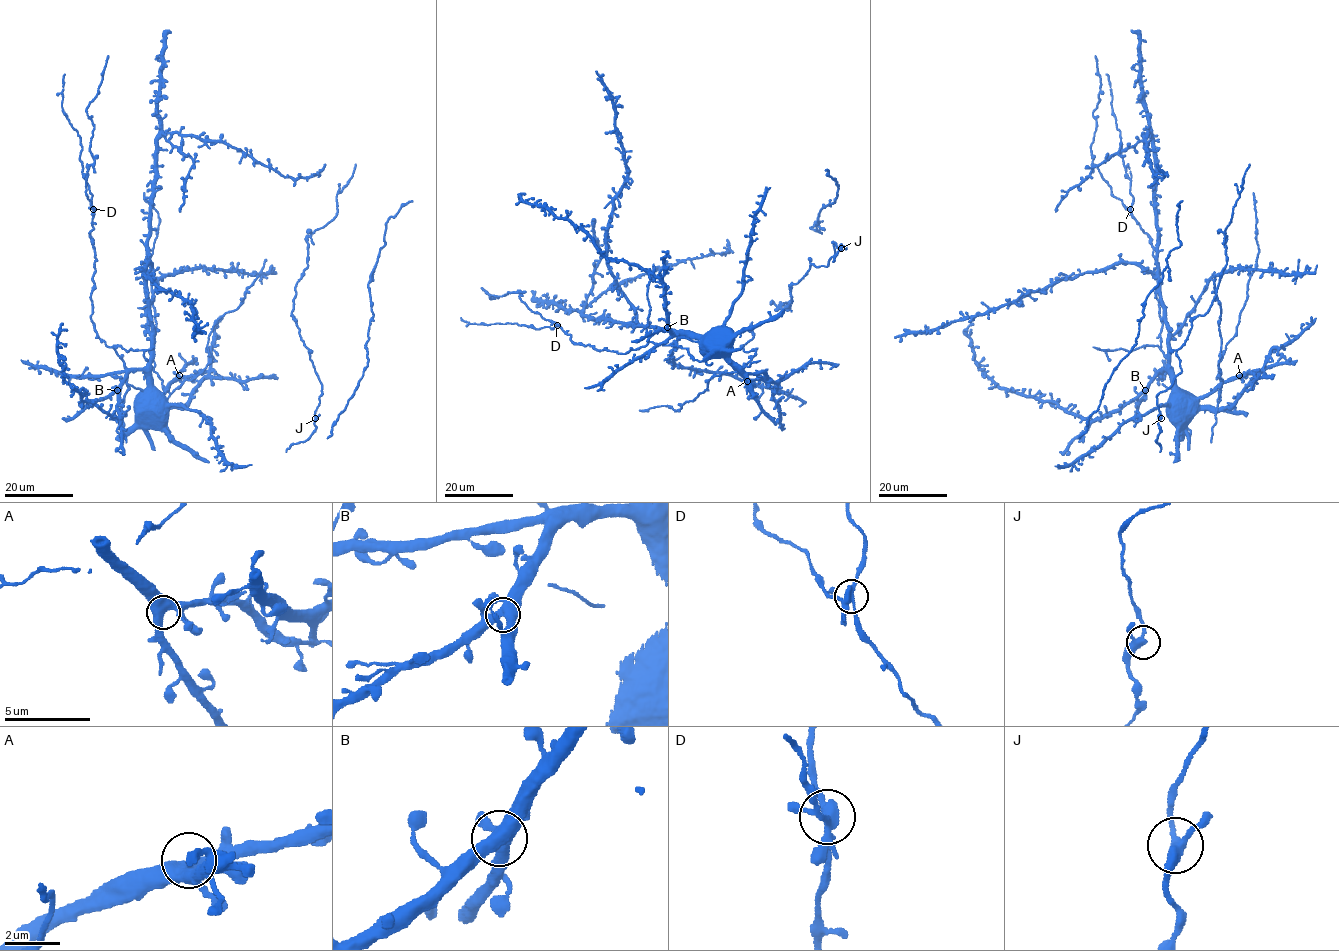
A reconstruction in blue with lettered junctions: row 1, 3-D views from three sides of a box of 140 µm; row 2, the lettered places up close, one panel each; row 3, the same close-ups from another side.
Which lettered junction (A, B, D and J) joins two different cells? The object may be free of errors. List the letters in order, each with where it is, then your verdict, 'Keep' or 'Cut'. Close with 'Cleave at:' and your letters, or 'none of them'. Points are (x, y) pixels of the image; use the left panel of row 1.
A: Place: (179, 375). Keep
B: Place: (117, 390). Keep
D: Place: (93, 209). Cut
J: Place: (315, 418). Keep
Cleave at: D

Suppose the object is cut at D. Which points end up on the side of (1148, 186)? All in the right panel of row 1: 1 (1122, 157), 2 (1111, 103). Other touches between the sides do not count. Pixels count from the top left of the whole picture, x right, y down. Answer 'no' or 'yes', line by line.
1: yes
2: yes

